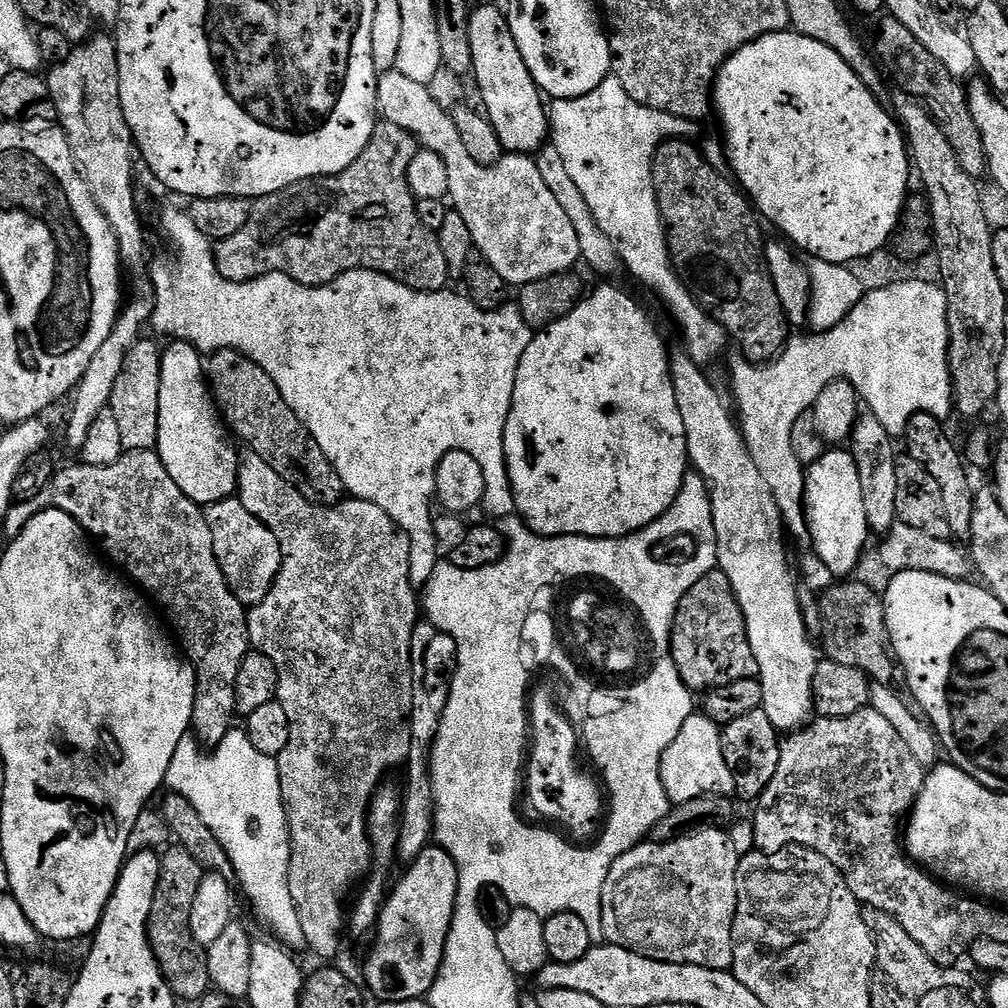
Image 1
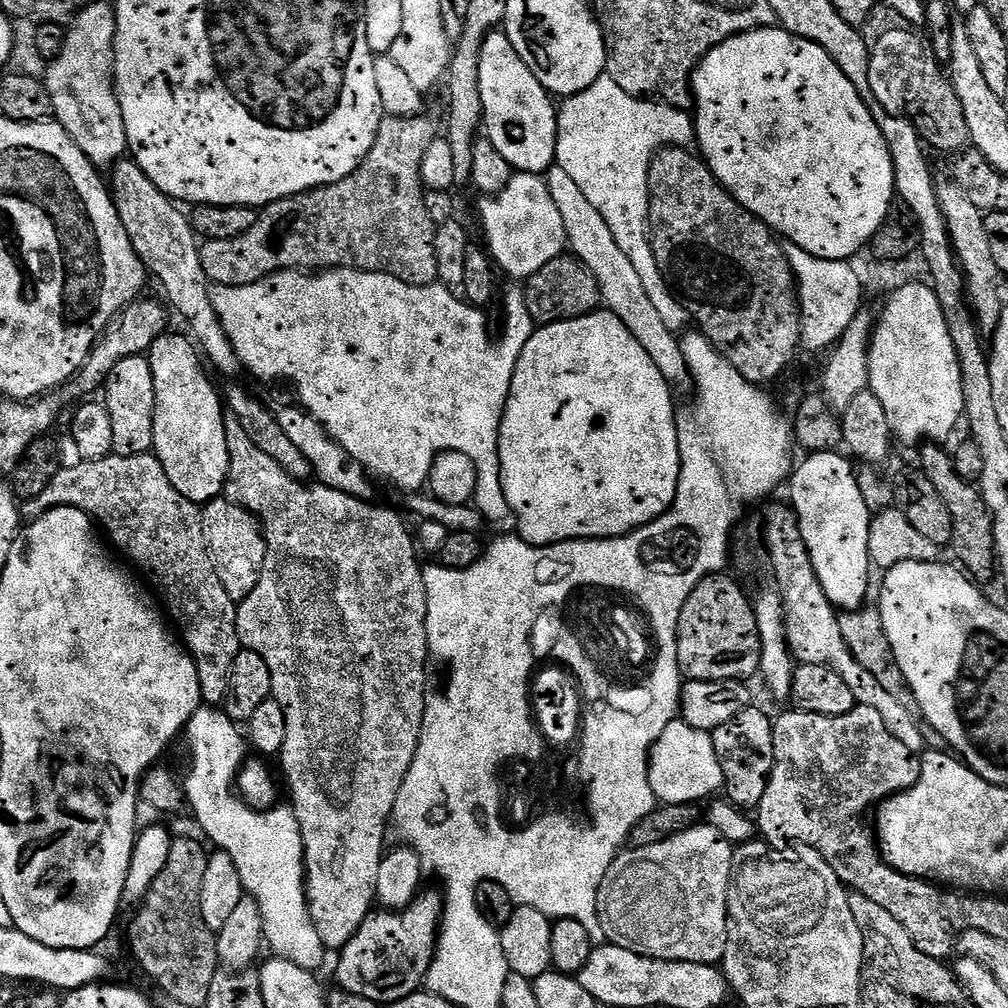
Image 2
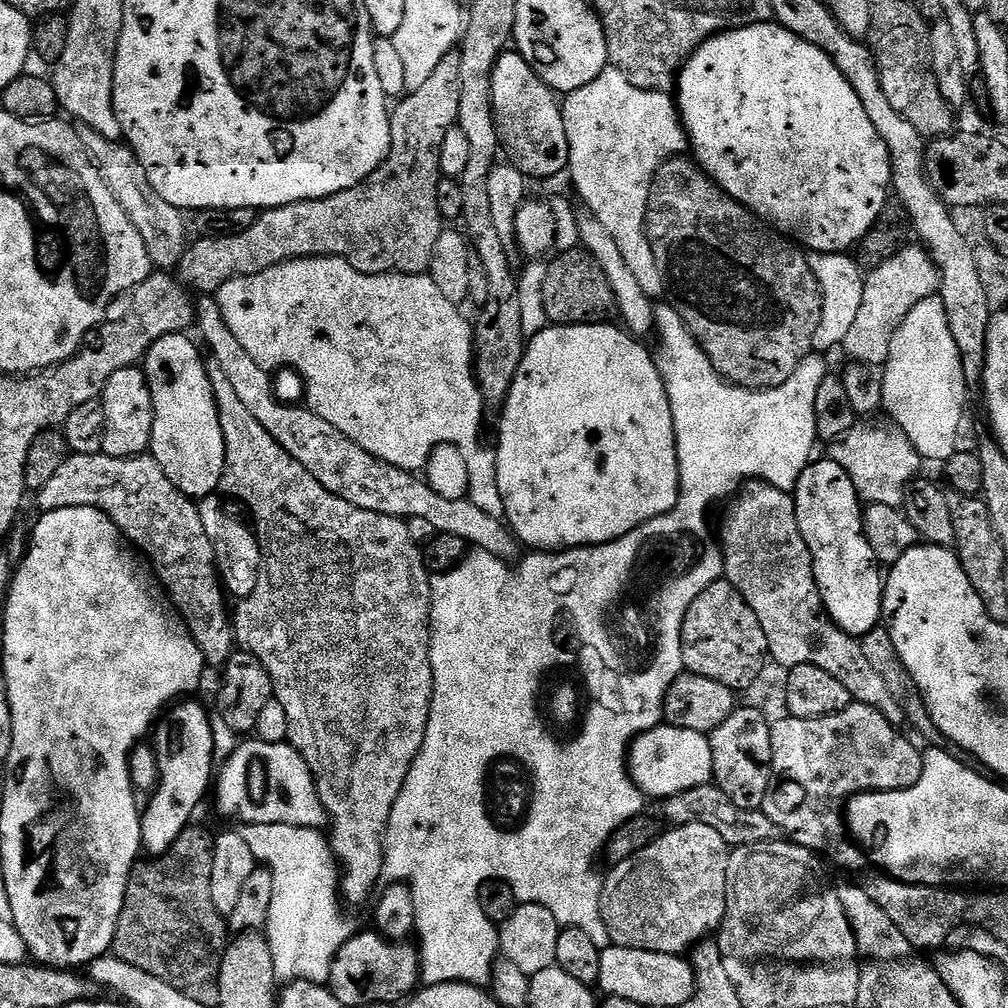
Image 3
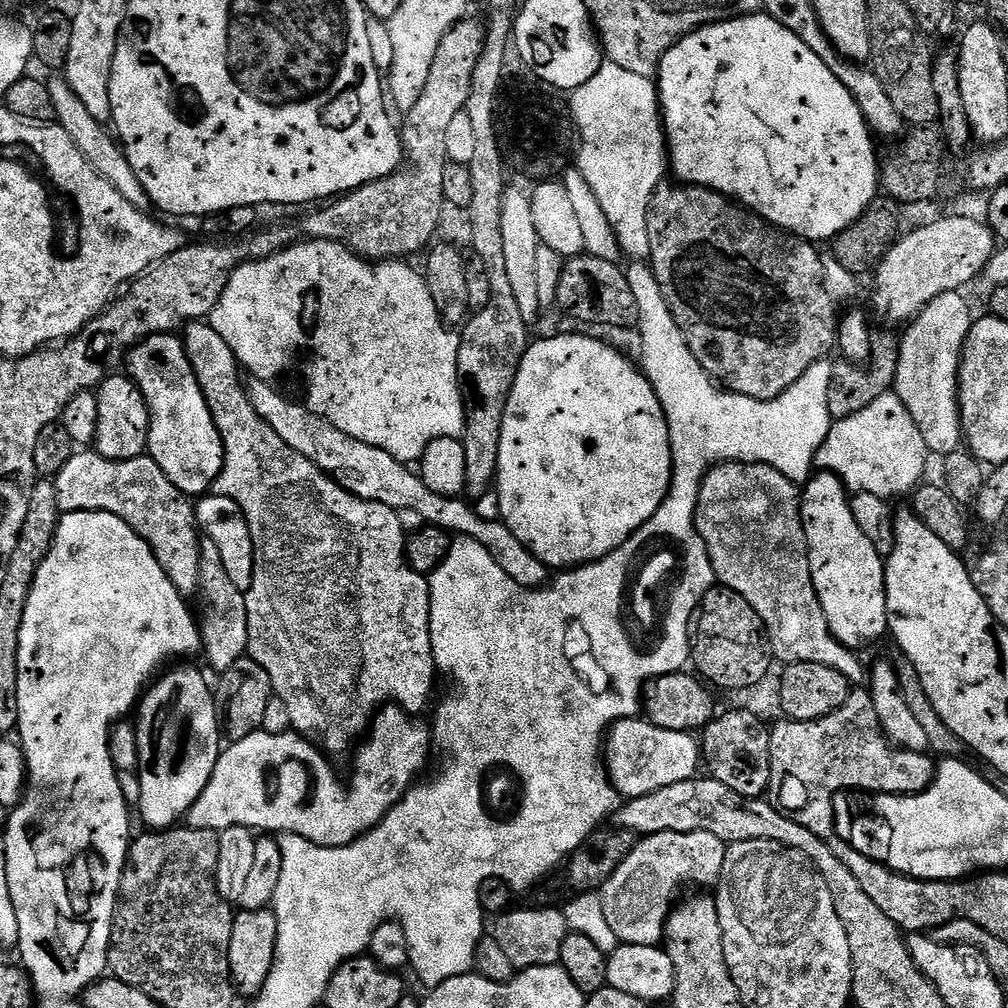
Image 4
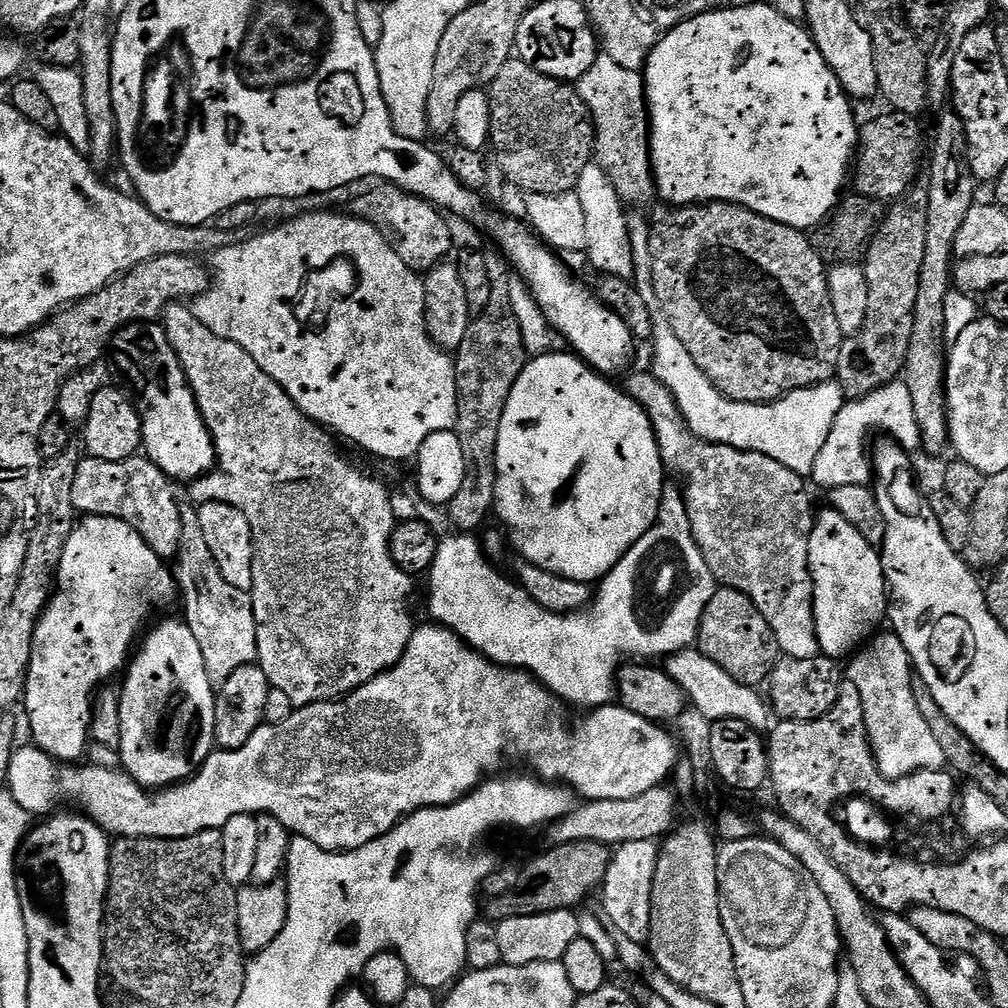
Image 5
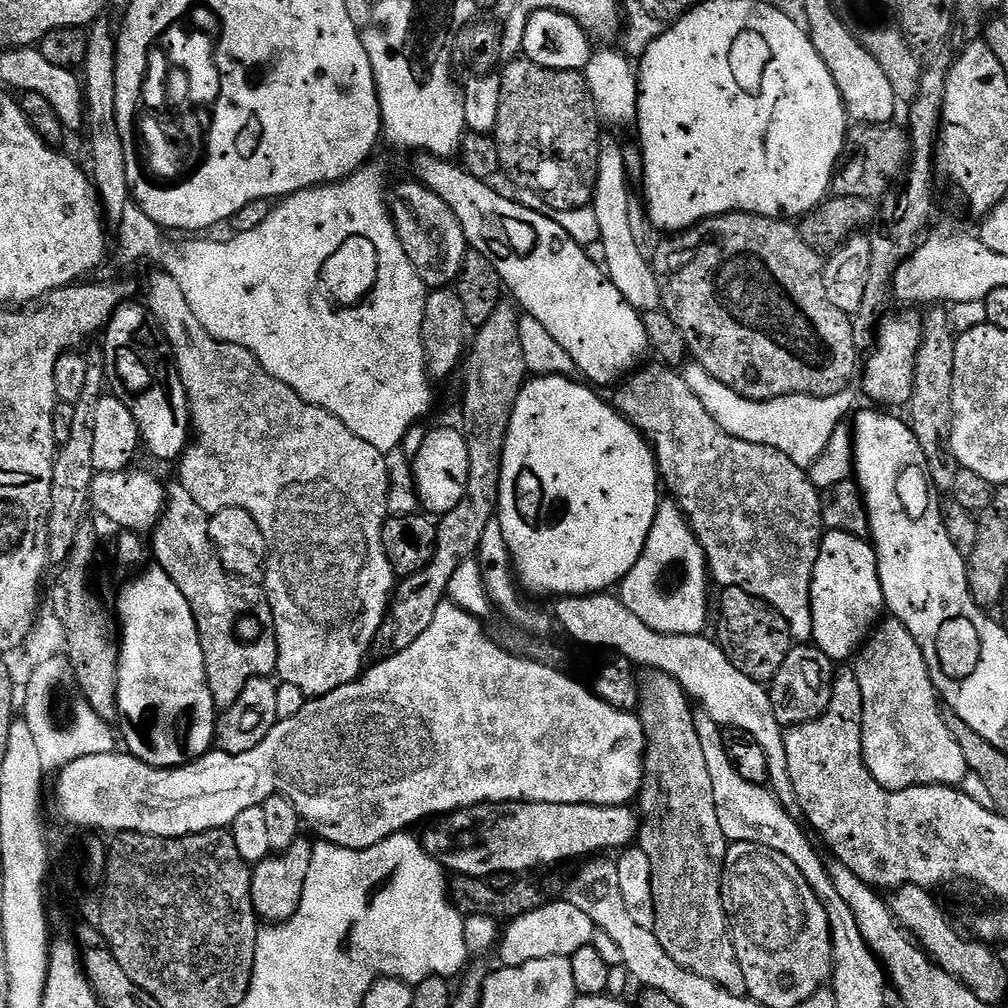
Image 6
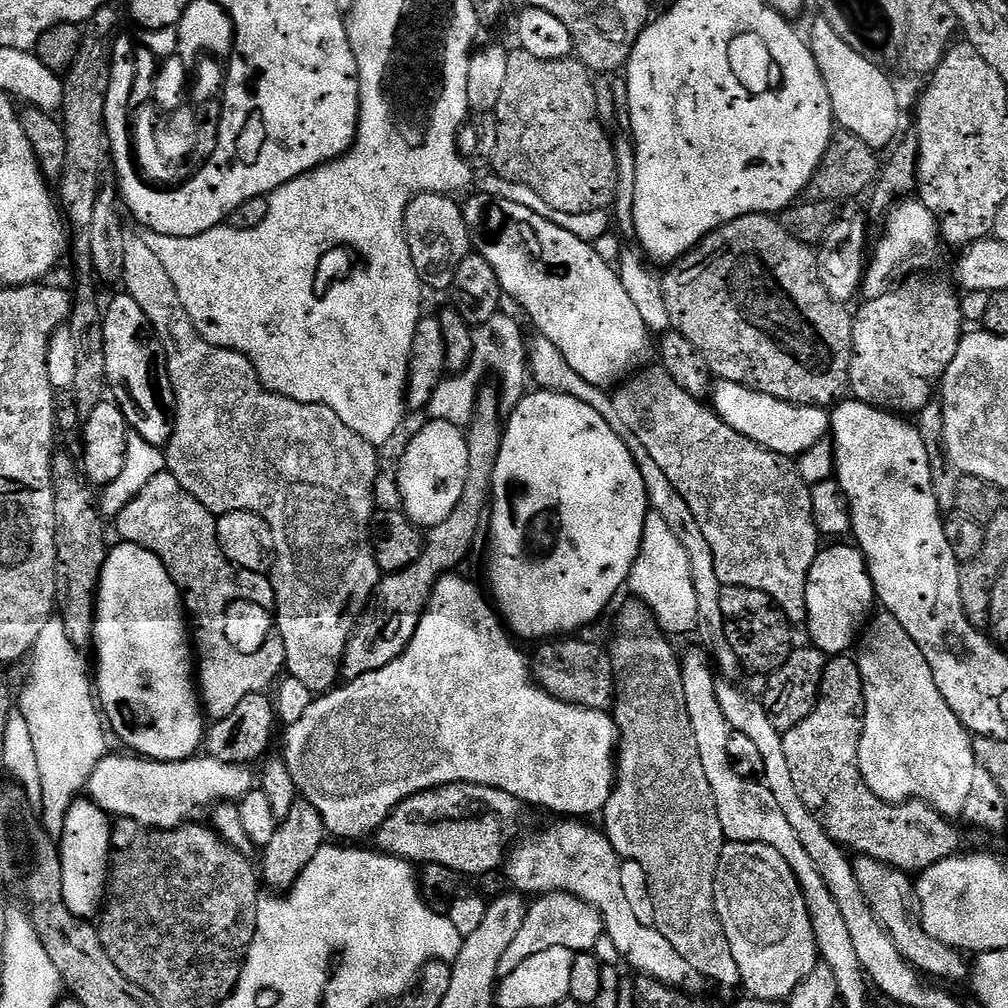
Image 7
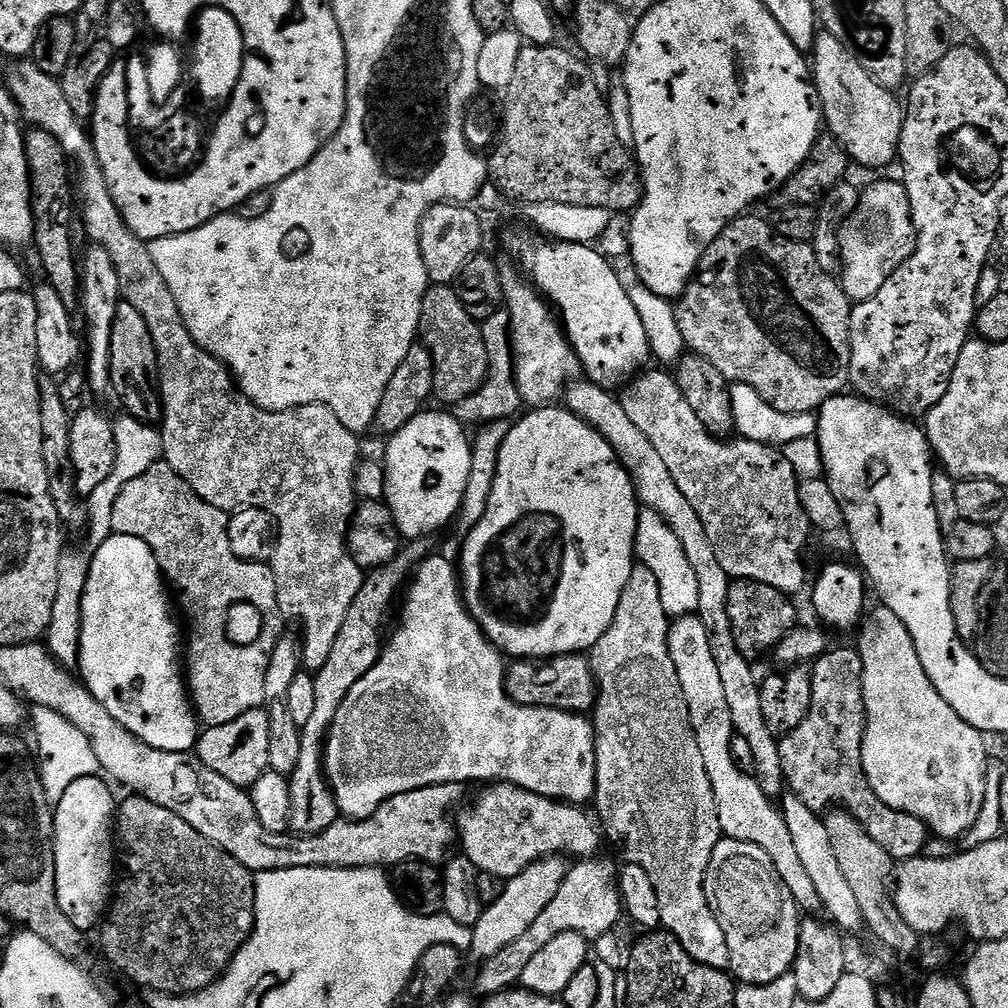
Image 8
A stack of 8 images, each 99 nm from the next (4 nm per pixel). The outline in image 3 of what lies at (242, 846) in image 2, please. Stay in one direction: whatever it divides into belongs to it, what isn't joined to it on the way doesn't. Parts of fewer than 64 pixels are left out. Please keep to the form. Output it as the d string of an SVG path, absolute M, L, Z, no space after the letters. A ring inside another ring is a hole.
M246 824L243 825L242 835L250 854L271 872L273 878L274 894L270 897L266 935L270 942L270 954L274 954L277 977L284 982L308 980L327 985L338 950L342 950L344 943L354 935L354 927L340 913L342 897L338 891L338 865L325 833L315 828L285 824Z

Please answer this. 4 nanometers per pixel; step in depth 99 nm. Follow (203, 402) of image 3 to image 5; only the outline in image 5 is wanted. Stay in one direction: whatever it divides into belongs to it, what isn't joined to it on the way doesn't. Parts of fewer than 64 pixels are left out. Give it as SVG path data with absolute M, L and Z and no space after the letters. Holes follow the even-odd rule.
M163 323L127 324L110 345L110 360L133 384L130 388L136 411L140 413L142 452L173 482L191 482L216 467L216 444L200 416L192 388L176 356Z

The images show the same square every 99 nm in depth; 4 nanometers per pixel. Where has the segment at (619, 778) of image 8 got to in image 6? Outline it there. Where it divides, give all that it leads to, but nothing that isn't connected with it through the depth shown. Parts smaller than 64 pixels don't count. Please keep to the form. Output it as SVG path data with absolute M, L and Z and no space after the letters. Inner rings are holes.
M645 668L639 673L638 683L638 717L646 741L644 780L638 791L638 846L650 862L654 906L652 928L662 950L666 950L666 954L670 954L670 958L674 958L680 968L702 974L702 978L710 978L710 982L722 986L722 990L730 990L730 994L746 996L748 987L742 978L742 966L732 945L728 915L724 913L720 897L720 875L730 842L722 834L722 826L718 826L714 786L710 782L710 770L706 770L706 758L702 758L702 744L698 742L693 705L683 686L665 672Z

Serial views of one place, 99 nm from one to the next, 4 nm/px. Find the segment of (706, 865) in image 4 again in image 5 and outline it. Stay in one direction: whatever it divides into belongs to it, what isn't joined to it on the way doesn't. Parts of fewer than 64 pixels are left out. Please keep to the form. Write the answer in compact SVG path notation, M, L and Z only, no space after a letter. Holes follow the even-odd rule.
M657 841L626 842L613 851L610 870L606 870L602 889L605 912L603 915L616 932L626 934L626 938L631 940L644 942L648 939L657 855Z

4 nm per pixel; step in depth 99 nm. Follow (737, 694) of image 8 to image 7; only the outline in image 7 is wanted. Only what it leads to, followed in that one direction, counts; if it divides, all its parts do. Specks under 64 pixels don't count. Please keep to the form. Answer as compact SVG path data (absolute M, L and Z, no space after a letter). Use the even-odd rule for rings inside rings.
M537 335L529 343L528 370L535 384L539 389L548 392L564 393L567 396L578 398L579 401L585 402L588 406L598 411L608 425L624 439L627 448L631 450L635 464L642 474L643 484L646 486L648 504L651 511L665 519L666 526L673 531L678 542L682 543L682 548L690 558L690 574L694 578L694 594L698 594L698 618L694 629L695 635L700 635L699 643L710 653L719 675L724 678L736 678L739 672L742 672L742 665L738 654L734 654L734 646L730 646L730 638L726 638L726 626L722 618L722 594L720 593L722 585L718 582L718 574L714 570L714 550L710 550L710 542L707 541L695 521L694 514L690 511L690 506L676 489L670 478L666 477L658 467L658 462L650 457L650 452L646 446L634 437L632 431L622 422L615 411L611 395L603 388L596 387L582 378L580 374L571 369L566 358L562 357L562 352L549 339Z

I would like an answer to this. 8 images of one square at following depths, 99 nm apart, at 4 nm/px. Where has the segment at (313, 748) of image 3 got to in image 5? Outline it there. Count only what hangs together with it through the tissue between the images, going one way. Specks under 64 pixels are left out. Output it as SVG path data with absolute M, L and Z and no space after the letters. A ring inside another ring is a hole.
M187 303L169 304L162 317L162 323L166 330L166 338L170 338L170 346L174 346L176 356L180 359L182 370L192 388L200 416L216 444L216 467L208 475L199 476L187 485L188 496L193 500L189 501L196 506L206 502L226 502L242 510L242 514L250 518L250 530L254 534L254 582L250 595L258 630L256 659L260 669L264 671L272 687L284 691L289 696L293 709L305 708L323 700L339 700L341 696L346 696L354 689L360 688L375 676L389 672L402 658L414 631L412 612L408 609L408 599L412 596L414 580L396 565L390 554L389 540L398 523L394 518L391 491L374 477L364 476L362 469L355 468L340 453L339 446L335 444L337 441L329 429L321 428L315 420L307 416L292 401L290 394L286 394L286 390L282 390L282 386L278 386L278 382L274 382L274 378L270 378L270 374L266 374L266 370L262 370L262 366L258 366L258 362L250 358L250 354L246 354L246 350L242 350L242 346L226 338L218 338L214 330L202 326L195 311Z

